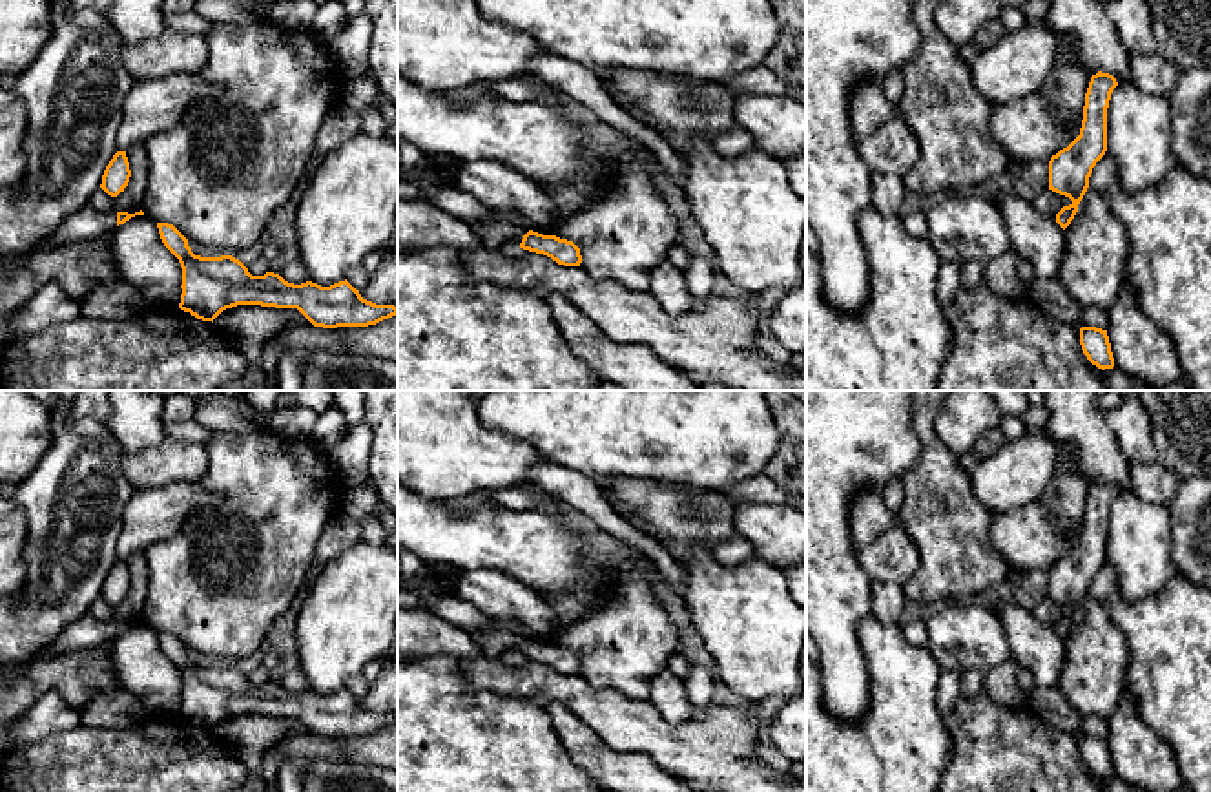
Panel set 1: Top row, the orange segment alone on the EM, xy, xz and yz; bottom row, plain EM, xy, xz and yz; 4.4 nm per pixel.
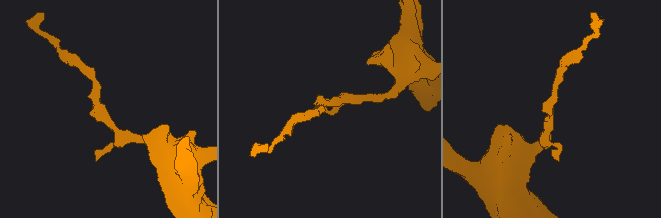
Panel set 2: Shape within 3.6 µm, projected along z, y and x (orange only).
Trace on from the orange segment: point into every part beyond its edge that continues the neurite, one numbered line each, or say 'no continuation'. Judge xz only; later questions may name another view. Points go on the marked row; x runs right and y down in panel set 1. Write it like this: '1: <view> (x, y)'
1: xz (495, 234)

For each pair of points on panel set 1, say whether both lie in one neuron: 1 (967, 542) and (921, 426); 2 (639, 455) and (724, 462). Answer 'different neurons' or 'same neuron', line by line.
1: same neuron
2: same neuron

